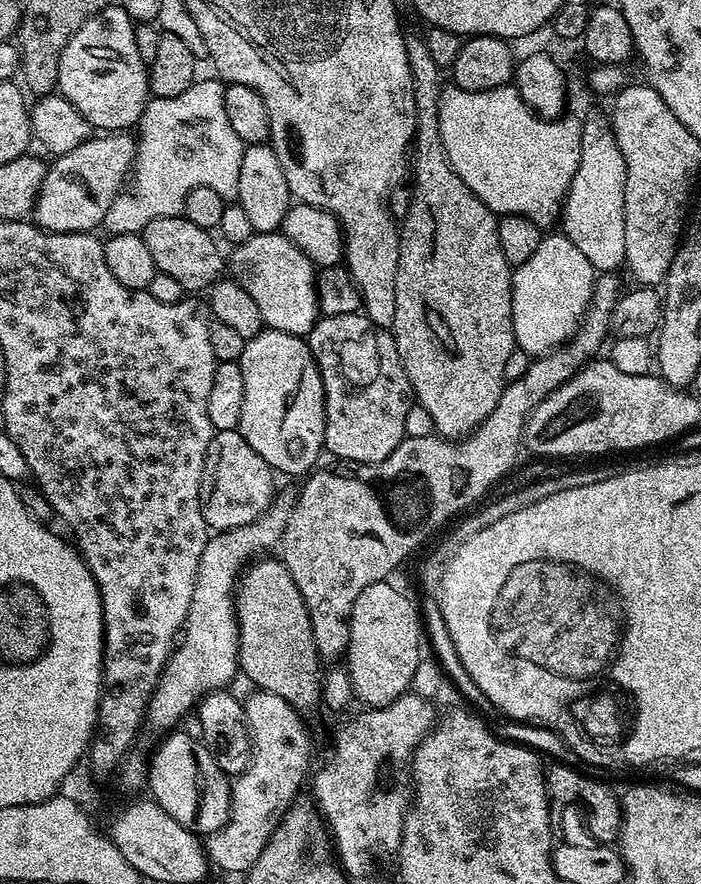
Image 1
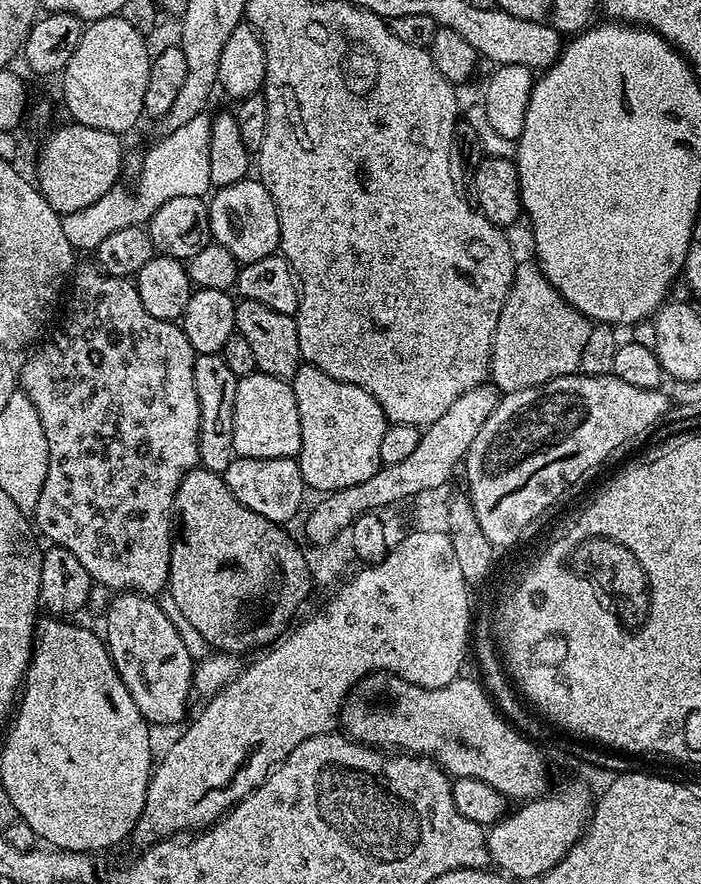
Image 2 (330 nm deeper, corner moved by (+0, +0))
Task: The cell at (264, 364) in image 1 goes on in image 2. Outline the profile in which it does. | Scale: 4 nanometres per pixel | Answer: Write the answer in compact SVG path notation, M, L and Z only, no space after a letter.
M254 371L237 379L234 394L234 450L237 456L246 458L286 458L299 457L302 446L302 426L298 422L298 402L294 402L294 390L288 380L279 380L265 372Z

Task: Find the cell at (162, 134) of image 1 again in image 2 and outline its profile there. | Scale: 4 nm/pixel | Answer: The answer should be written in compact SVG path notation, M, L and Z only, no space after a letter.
M208 112L190 118L186 126L161 135L160 141L142 156L140 174L135 177L136 192L117 186L111 188L98 202L90 202L86 210L65 212L62 216L62 230L66 239L77 253L95 253L98 245L117 230L126 230L126 226L147 225L148 219L170 198L190 198L204 196L212 188L210 182L210 126L212 116Z

